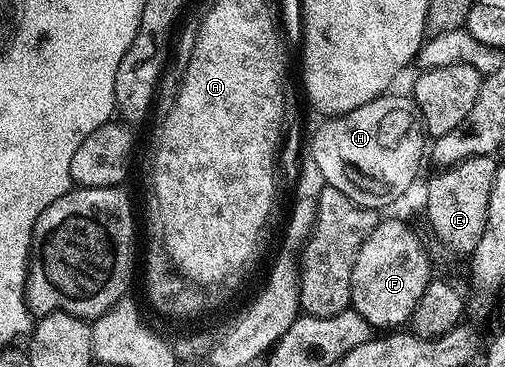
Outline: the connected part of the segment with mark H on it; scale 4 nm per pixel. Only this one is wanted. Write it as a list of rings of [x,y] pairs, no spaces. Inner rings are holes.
[[[408,94],[380,95],[359,109],[351,109],[346,115],[335,115],[324,120],[325,124],[313,135],[313,163],[324,182],[351,197],[361,207],[382,209],[389,207],[417,179],[421,167],[421,154],[427,151],[427,132],[421,119],[421,110]]]

